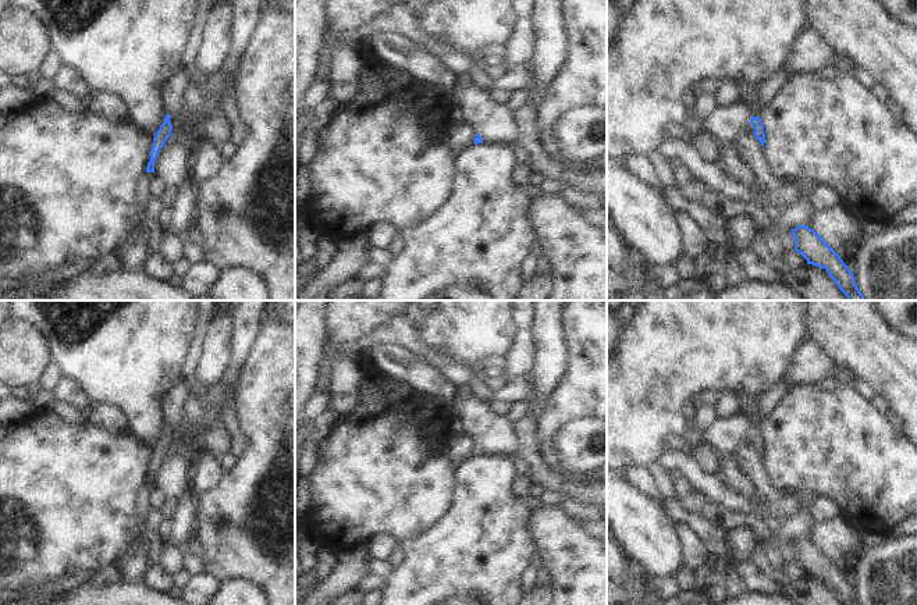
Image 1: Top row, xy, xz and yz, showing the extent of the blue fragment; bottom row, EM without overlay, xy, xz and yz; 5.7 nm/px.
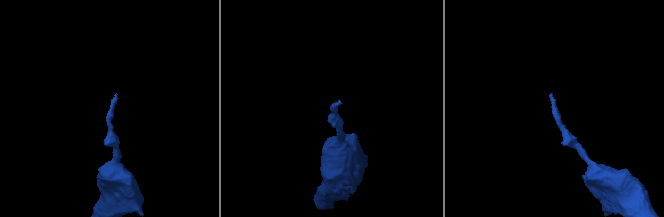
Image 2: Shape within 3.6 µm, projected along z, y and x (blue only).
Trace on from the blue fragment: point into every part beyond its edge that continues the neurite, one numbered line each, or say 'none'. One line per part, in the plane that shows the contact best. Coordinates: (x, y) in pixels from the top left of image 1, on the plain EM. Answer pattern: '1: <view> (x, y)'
none

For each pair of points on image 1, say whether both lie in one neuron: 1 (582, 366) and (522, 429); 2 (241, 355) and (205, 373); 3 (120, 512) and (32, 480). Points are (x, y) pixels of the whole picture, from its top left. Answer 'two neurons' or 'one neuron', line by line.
1: two neurons
2: two neurons
3: one neuron

